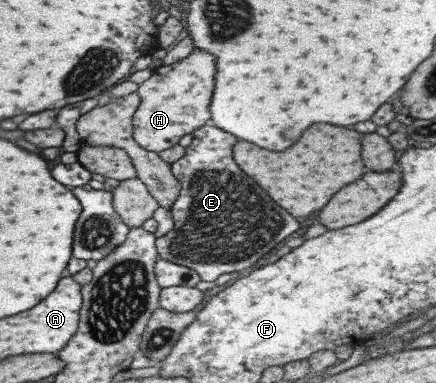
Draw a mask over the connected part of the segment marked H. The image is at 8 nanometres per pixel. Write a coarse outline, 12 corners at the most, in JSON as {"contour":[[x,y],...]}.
{"contour":[[213,55],[154,68],[136,89],[132,137],[173,147],[205,125]]}

